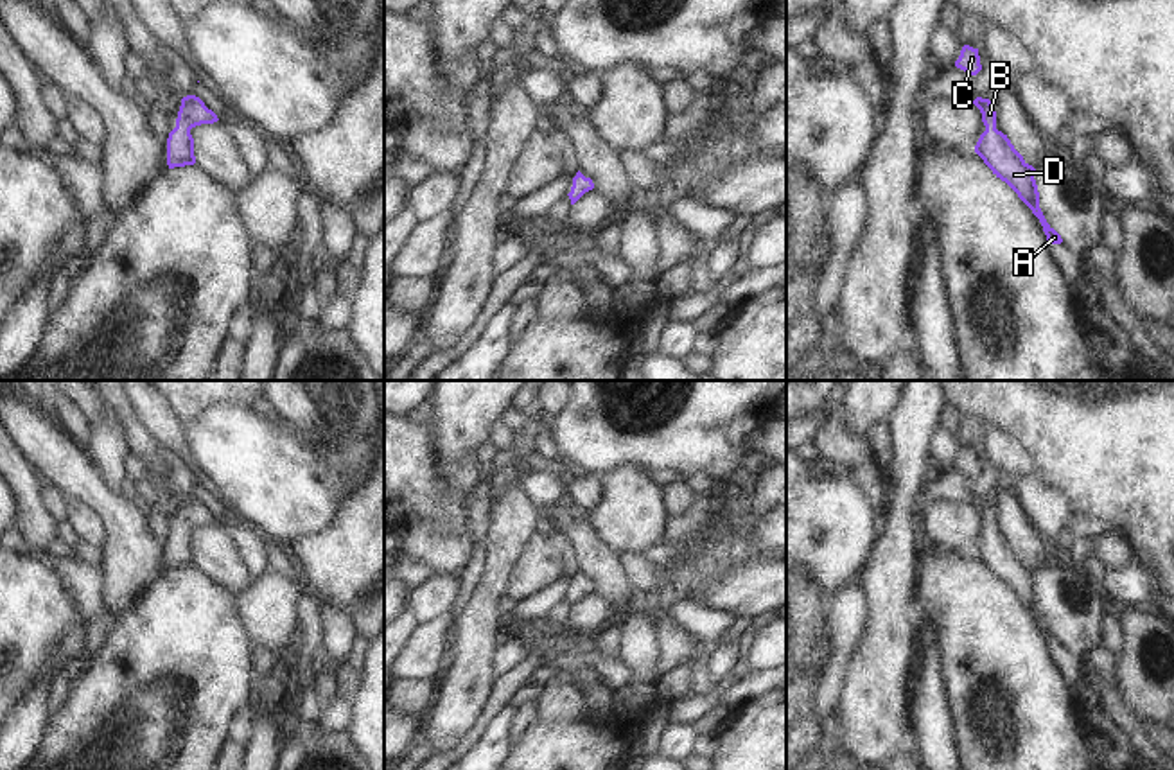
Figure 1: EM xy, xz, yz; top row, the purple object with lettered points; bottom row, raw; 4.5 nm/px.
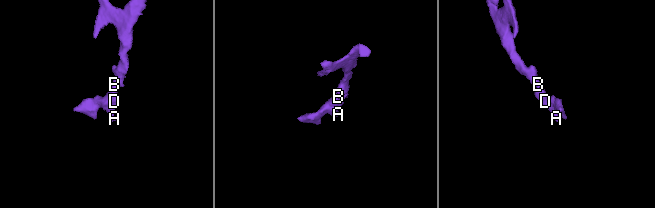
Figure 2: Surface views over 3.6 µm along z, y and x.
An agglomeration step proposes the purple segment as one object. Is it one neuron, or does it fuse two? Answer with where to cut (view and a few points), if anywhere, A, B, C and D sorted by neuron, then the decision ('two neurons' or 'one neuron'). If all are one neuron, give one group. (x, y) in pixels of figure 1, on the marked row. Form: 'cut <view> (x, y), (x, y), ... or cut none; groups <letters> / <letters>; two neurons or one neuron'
cut none; groups A B C D; one neuron

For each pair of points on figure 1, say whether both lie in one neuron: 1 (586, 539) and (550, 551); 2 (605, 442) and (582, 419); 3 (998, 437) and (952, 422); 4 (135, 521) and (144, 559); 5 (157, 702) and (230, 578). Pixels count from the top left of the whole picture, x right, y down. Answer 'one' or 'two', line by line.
1: two
2: one
3: one
4: one
5: two

